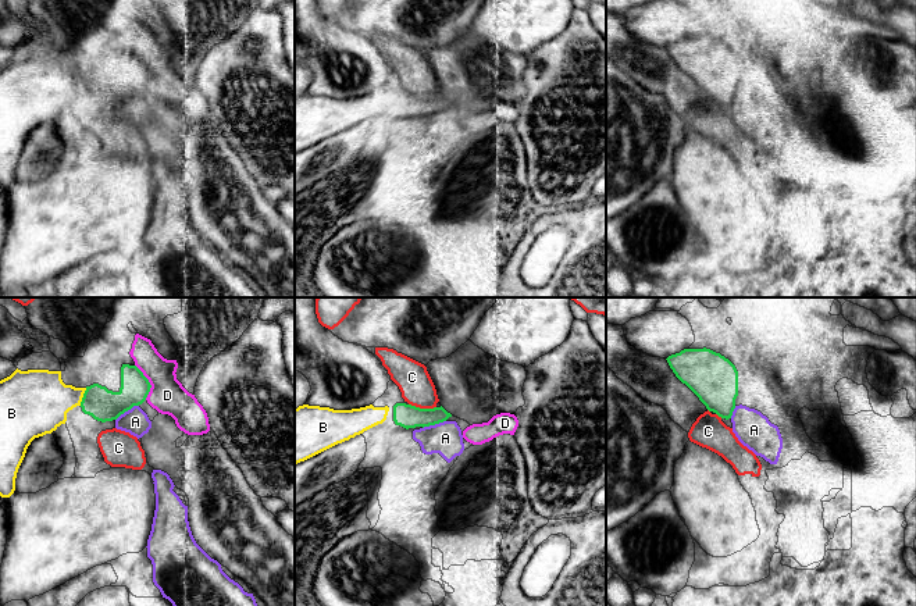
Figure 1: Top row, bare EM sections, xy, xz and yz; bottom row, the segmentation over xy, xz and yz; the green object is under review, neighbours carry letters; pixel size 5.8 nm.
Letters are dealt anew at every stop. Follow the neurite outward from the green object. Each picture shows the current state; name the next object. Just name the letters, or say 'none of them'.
B

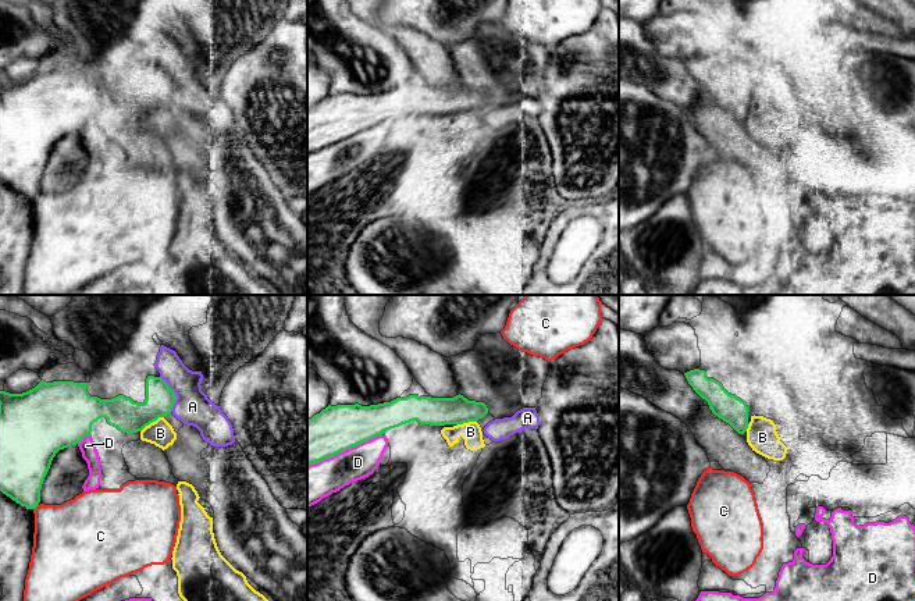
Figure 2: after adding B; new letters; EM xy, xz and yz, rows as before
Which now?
none of them

